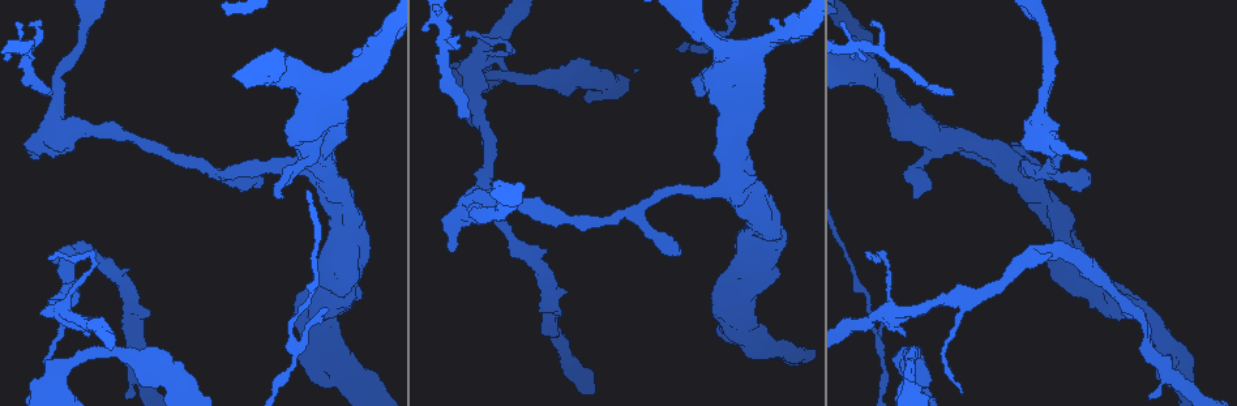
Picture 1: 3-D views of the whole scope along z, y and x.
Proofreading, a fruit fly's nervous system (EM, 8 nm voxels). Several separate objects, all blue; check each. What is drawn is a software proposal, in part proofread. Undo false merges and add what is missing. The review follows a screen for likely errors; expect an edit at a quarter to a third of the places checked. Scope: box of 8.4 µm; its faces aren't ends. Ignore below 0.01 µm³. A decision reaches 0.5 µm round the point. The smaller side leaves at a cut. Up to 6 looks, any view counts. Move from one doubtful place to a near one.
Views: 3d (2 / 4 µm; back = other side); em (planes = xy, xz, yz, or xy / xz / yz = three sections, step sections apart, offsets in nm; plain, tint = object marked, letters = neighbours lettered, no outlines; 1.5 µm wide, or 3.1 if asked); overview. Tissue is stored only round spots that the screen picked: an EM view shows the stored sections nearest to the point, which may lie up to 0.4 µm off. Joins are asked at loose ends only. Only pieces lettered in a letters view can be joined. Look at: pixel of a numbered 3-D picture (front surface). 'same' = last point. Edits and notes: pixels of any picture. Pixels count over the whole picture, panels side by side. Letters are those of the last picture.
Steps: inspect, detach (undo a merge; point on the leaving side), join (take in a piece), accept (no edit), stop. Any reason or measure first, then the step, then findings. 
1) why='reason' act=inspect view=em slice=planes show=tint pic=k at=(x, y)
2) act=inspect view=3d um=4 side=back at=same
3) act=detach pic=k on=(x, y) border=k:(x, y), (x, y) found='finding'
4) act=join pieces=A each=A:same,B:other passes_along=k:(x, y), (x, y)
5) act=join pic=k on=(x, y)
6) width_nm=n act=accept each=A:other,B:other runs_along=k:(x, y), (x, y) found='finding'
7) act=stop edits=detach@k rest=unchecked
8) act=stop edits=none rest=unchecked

why='free end' act=inspect view=3d um=2 pic=1 at=(30, 25)

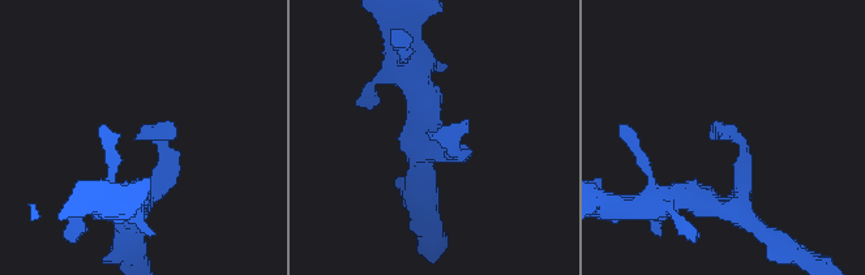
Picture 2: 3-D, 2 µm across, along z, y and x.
act=inspect view=em slice=planes show=letters pic=2 at=(714, 137)

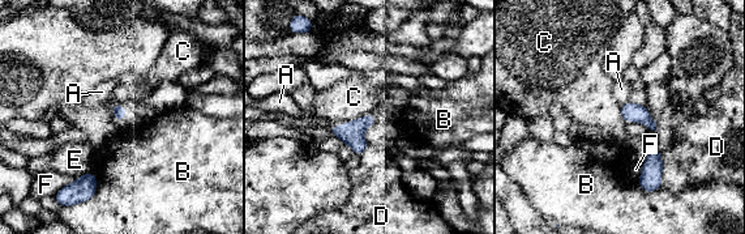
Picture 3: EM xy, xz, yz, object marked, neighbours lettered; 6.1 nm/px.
act=accept each=A:other,B:other,C:other,D:other,E:other,F:other border=3:(121, 102), (112, 106), (114, 119) found='no lettered piece goes on from it'

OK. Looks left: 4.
why='free end' act=inspect view=em slice=planes show=letters pic=1 at=(349, 111)

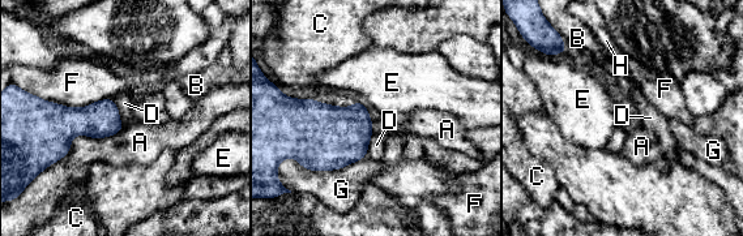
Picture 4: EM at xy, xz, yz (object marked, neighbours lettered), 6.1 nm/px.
act=accept each=A:other,B:other,C:other,D:other,E:other,F:other,G:other,H:other border=4:(112, 99), (123, 127) found='no lettered piece goes on from it'

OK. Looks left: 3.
why='branch point' act=inspect view=3d um=4 pic=1 at=(221, 174)

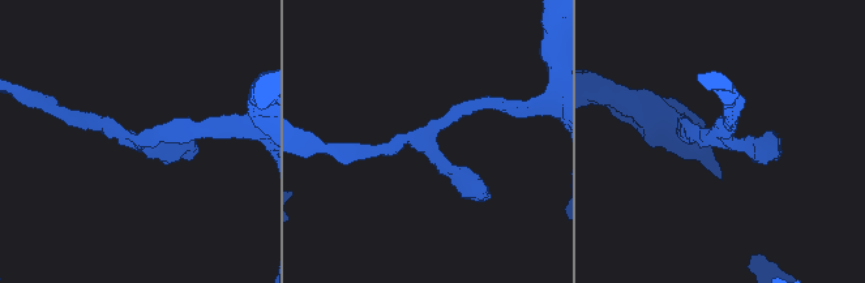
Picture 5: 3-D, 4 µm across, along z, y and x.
arms=3 arm_widths_nm=190,190,240 act=inspect view=em slice=planes show=letters pic=5 at=(718, 136)

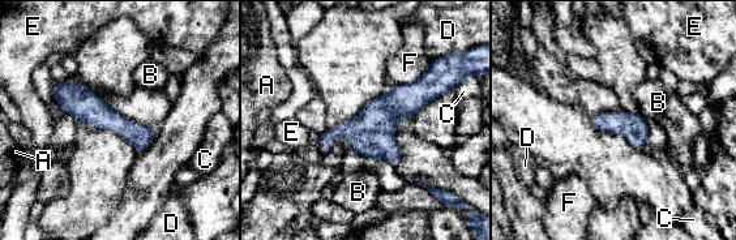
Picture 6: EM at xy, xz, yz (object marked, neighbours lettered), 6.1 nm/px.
width_nm=180 act=accept each=A:other,B:other,C:other,D:other,E:other,F:other runs_along=6:(432, 85), (367, 129), (336, 131), (322, 148) found='continuous, no second neuron'

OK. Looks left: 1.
act=stop edits=none rest=unchecked

